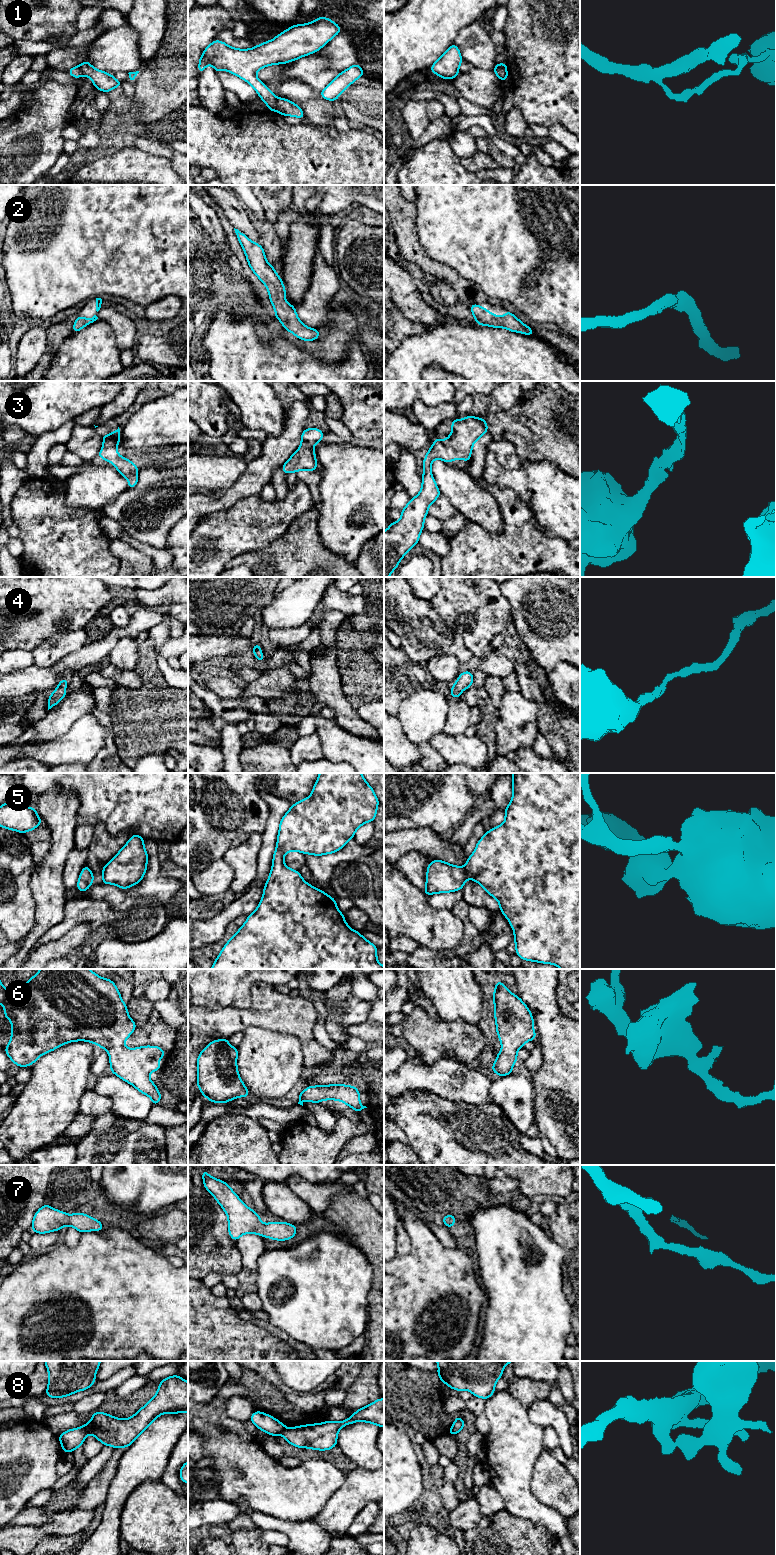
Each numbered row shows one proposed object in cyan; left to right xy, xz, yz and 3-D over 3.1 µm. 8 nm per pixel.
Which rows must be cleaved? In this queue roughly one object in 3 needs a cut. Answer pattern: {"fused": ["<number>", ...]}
{"fused": ["1", "8"]}

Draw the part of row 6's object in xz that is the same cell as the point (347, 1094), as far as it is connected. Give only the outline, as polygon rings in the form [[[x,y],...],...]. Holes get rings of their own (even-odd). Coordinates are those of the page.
[[[332,1084],[308,1086],[299,1092],[298,1104],[303,1106],[303,1101],[308,1100],[312,1103],[320,1103],[322,1100],[338,1100],[345,1103],[356,1112],[360,1113],[366,1106],[362,1106],[359,1098],[358,1088],[350,1085]]]

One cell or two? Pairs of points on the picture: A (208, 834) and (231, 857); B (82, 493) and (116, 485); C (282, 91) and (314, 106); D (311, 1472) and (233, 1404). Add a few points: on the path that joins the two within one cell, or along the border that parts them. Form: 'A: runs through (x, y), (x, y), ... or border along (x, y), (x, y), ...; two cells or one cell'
A: border along (230, 846), (224, 854), (224, 861), (234, 873); two cells
B: runs through (90, 488), (98, 485), (108, 485); one cell
C: runs through (290, 91), (296, 91), (306, 98); one cell
D: border along (224, 1407), (230, 1417), (242, 1423); two cells

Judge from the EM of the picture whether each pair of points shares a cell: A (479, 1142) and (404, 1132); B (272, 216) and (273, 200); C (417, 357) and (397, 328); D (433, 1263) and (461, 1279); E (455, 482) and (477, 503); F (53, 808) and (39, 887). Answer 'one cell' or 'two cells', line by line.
A: one cell
B: one cell
C: two cells
D: one cell
E: one cell
F: one cell

